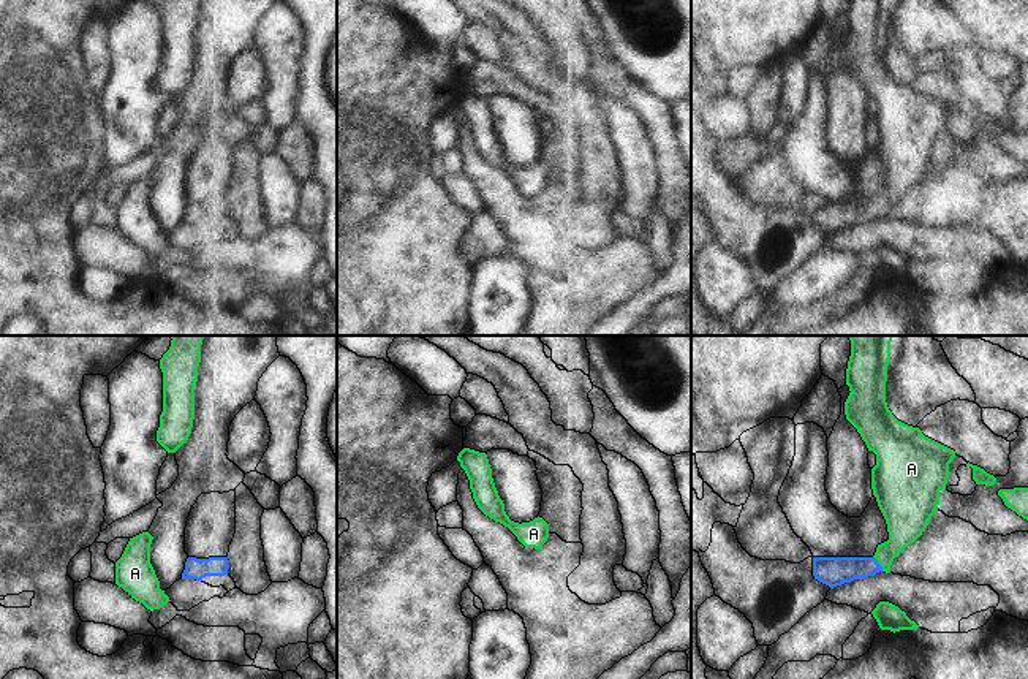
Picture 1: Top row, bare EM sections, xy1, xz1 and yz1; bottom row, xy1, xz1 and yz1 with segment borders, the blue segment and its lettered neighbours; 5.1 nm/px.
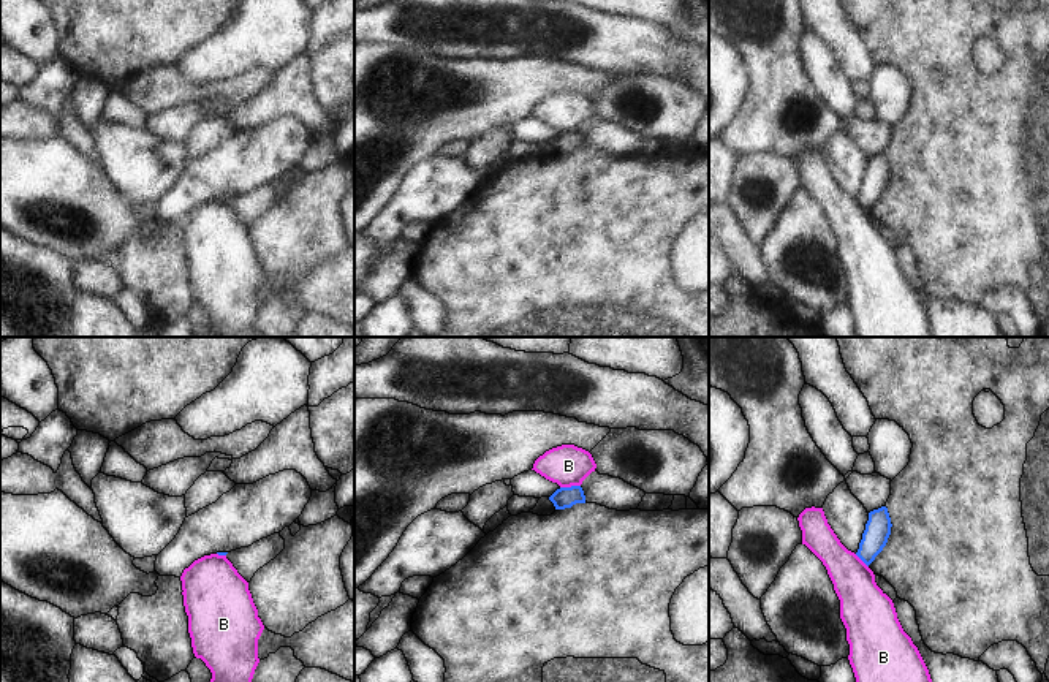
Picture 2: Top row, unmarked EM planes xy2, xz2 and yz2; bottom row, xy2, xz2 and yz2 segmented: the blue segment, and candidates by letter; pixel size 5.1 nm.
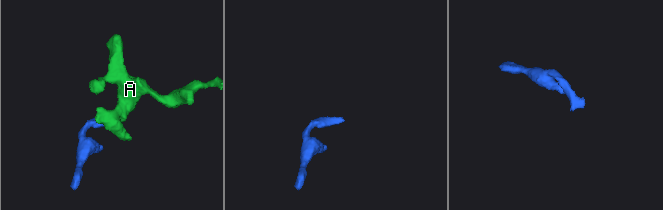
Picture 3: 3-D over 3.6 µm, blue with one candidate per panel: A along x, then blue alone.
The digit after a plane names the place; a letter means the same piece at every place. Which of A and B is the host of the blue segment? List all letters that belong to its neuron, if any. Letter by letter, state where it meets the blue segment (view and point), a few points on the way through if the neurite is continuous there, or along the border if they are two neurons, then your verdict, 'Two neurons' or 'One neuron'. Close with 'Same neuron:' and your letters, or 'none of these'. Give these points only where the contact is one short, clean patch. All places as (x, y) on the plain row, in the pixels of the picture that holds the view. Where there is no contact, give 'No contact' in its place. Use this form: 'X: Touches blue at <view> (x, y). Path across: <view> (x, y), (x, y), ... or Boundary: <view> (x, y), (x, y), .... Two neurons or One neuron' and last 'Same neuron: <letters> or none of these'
A: Touches blue at yz1 (878, 209). Path across: yz1 (832, 217), (878, 209), (899, 185), (905, 168). One neuron
B: Touches blue at xz2 (571, 132). Boundary: xz2 (579, 130), (560, 133). Two neurons
Same neuron: A.

